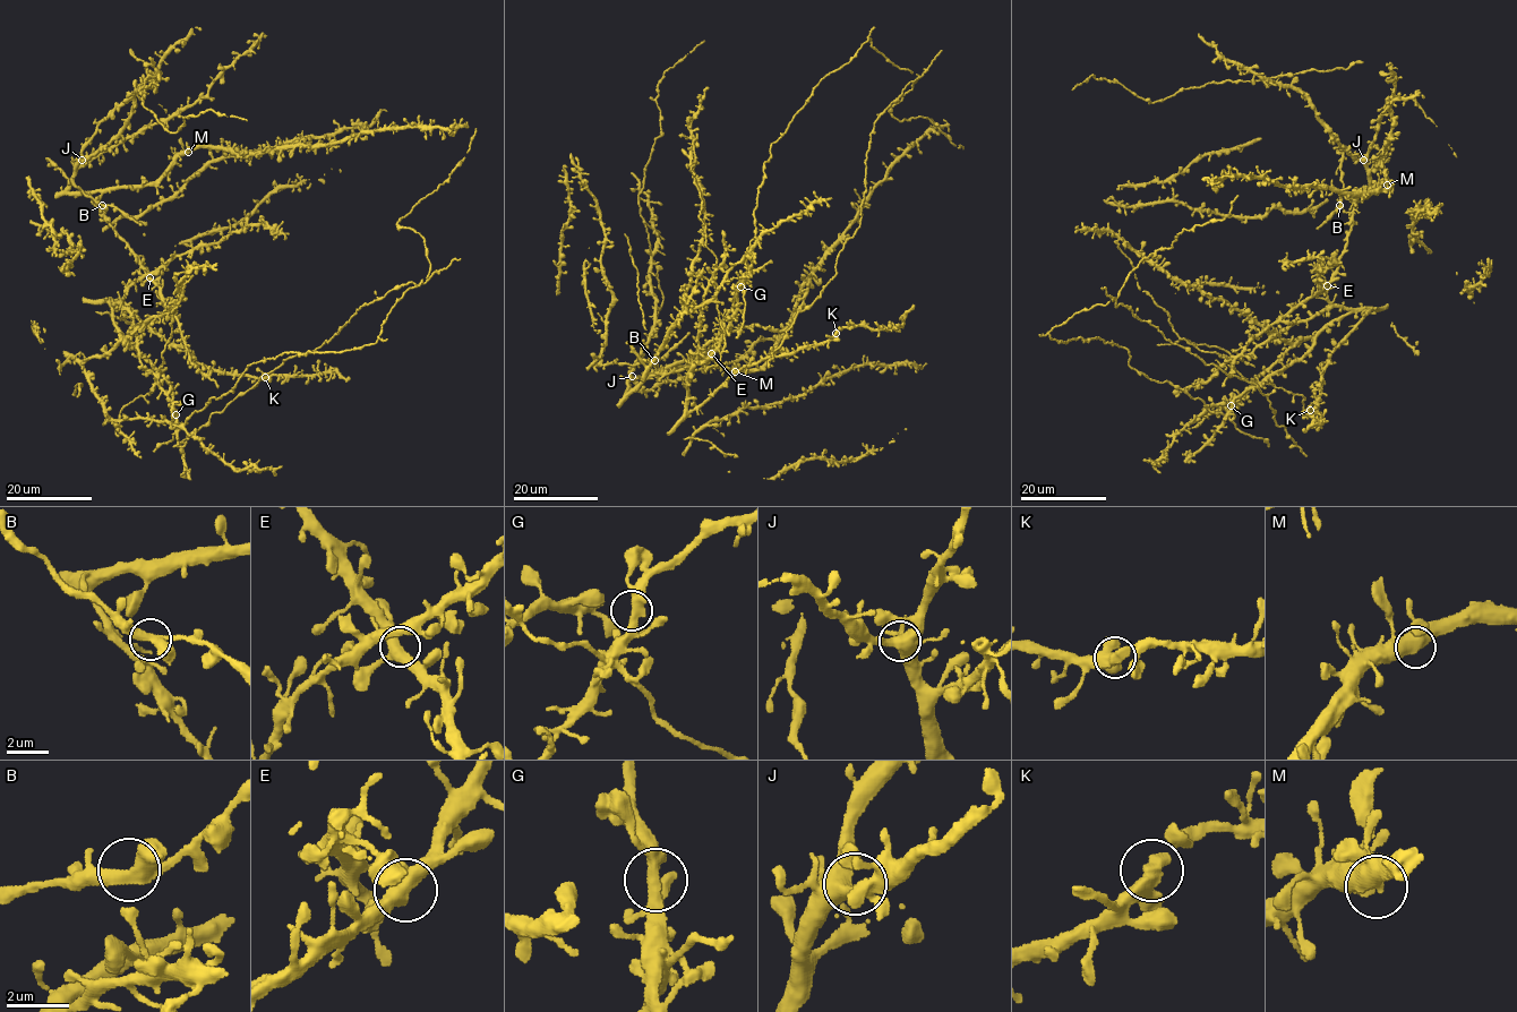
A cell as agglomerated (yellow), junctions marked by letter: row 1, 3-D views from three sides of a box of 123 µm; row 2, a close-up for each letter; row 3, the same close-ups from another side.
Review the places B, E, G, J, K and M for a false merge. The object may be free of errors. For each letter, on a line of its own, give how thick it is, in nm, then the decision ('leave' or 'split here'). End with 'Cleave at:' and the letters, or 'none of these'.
B: 400 nm thick; leave
E: 400 nm thick; leave
G: 360 nm thick; leave
J: 400 nm thick; leave
K: 380 nm thick; leave
M: 440 nm thick; leave
Cleave at: none of these

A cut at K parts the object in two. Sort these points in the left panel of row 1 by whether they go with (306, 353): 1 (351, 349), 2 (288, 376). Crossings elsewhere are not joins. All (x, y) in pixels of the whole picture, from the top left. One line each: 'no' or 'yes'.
1: yes
2: no

